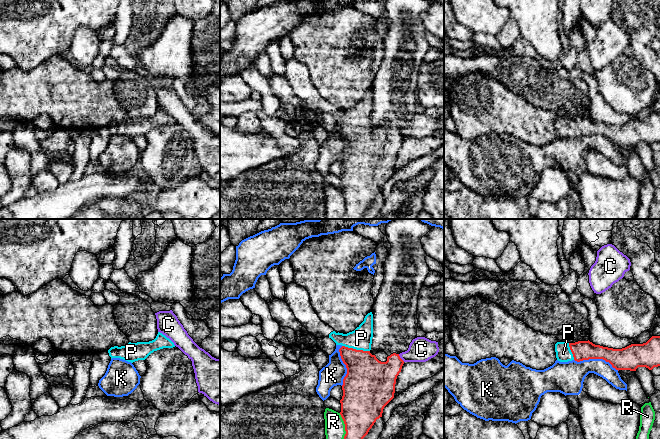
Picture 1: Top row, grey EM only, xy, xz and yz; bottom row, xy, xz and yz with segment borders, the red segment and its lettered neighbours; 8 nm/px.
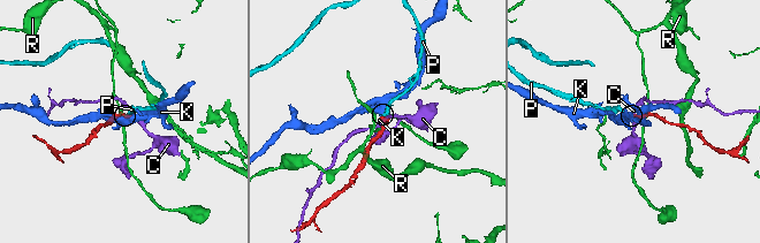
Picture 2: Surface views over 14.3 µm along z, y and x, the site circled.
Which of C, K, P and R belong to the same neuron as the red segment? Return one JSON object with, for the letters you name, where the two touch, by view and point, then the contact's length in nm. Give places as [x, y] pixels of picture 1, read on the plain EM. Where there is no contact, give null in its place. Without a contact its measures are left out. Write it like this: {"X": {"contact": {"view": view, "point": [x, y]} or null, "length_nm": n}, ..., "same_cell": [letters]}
{"P": {"contact": {"view": "xz", "point": [355, 125]}, "length_nm": 220}, "same_cell": ["P"]}

